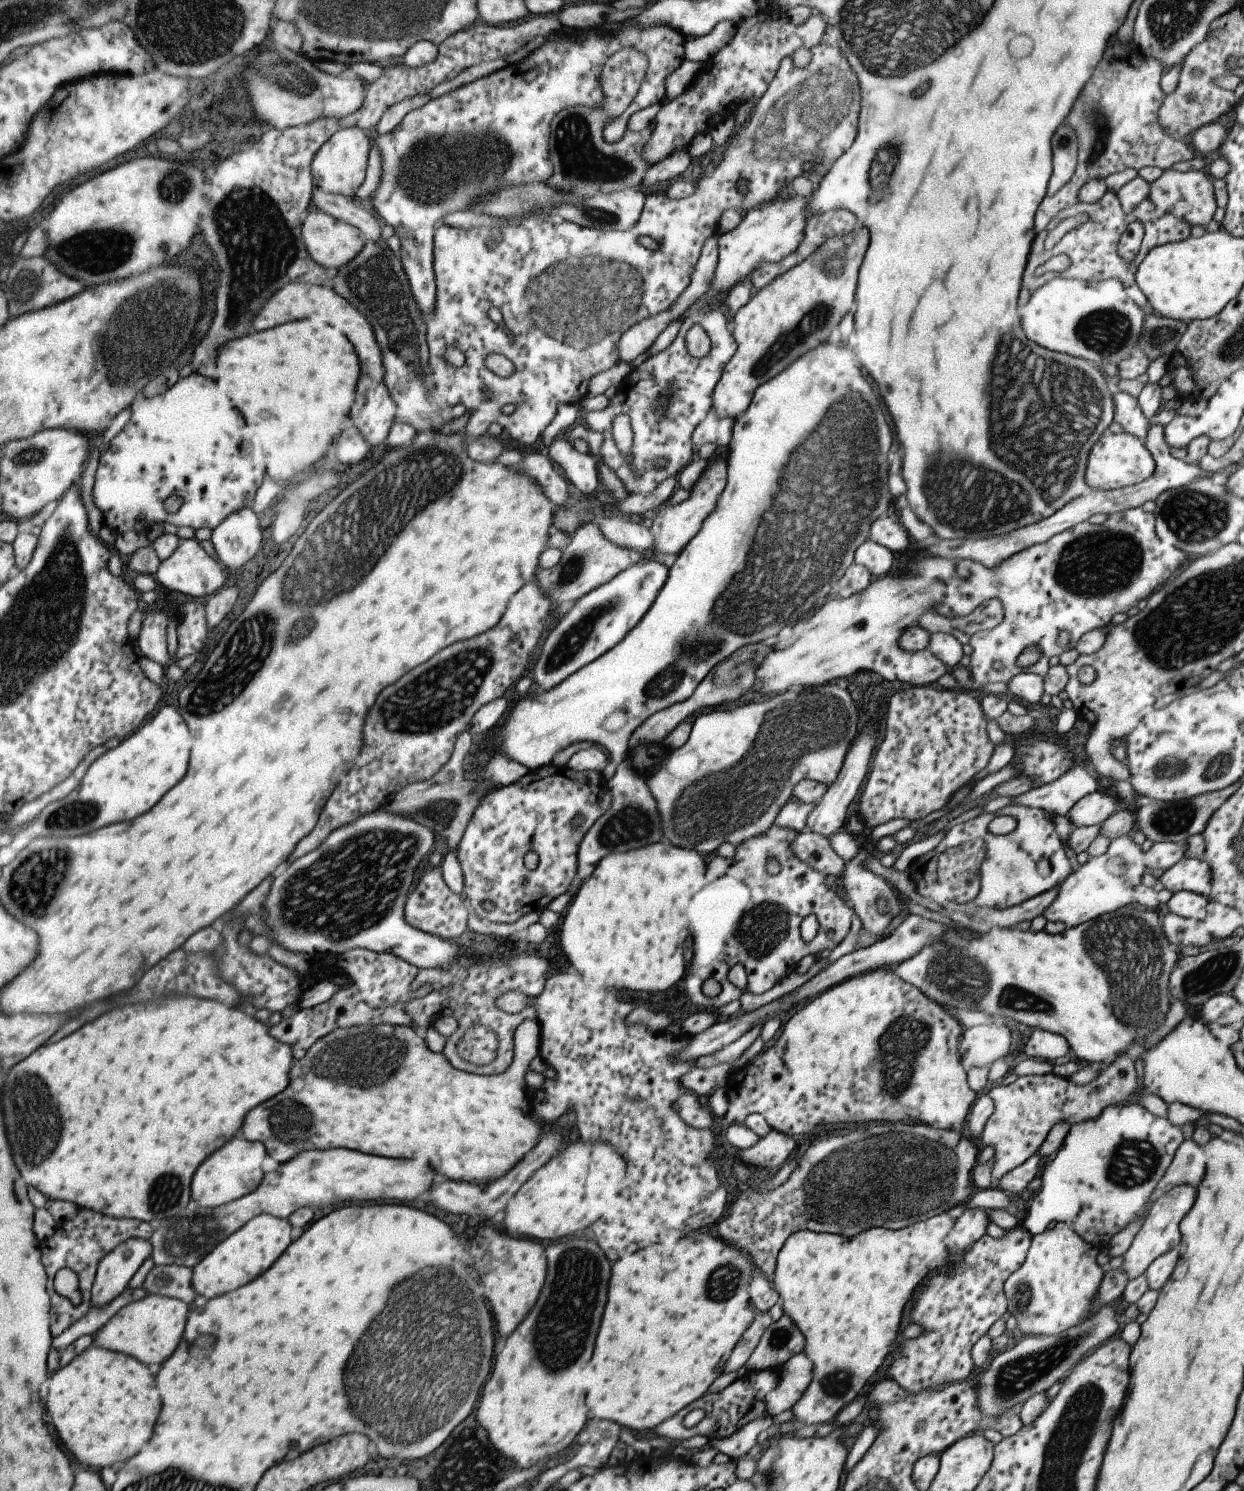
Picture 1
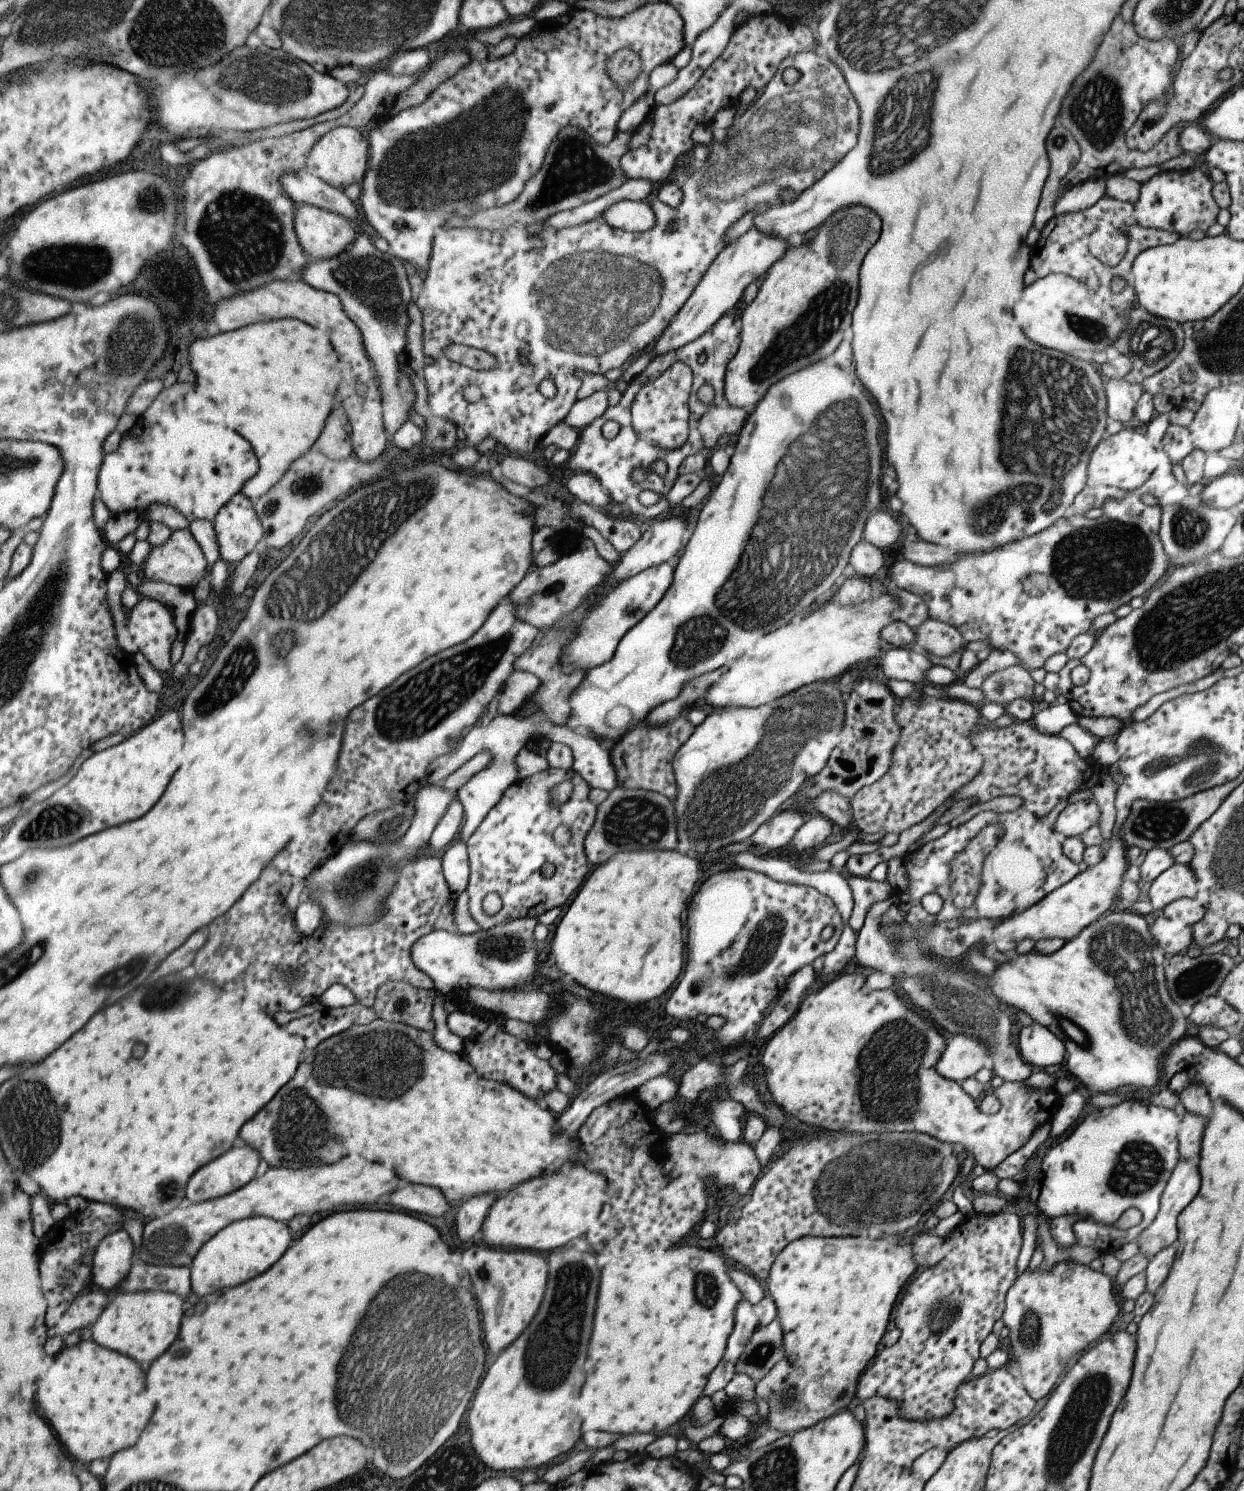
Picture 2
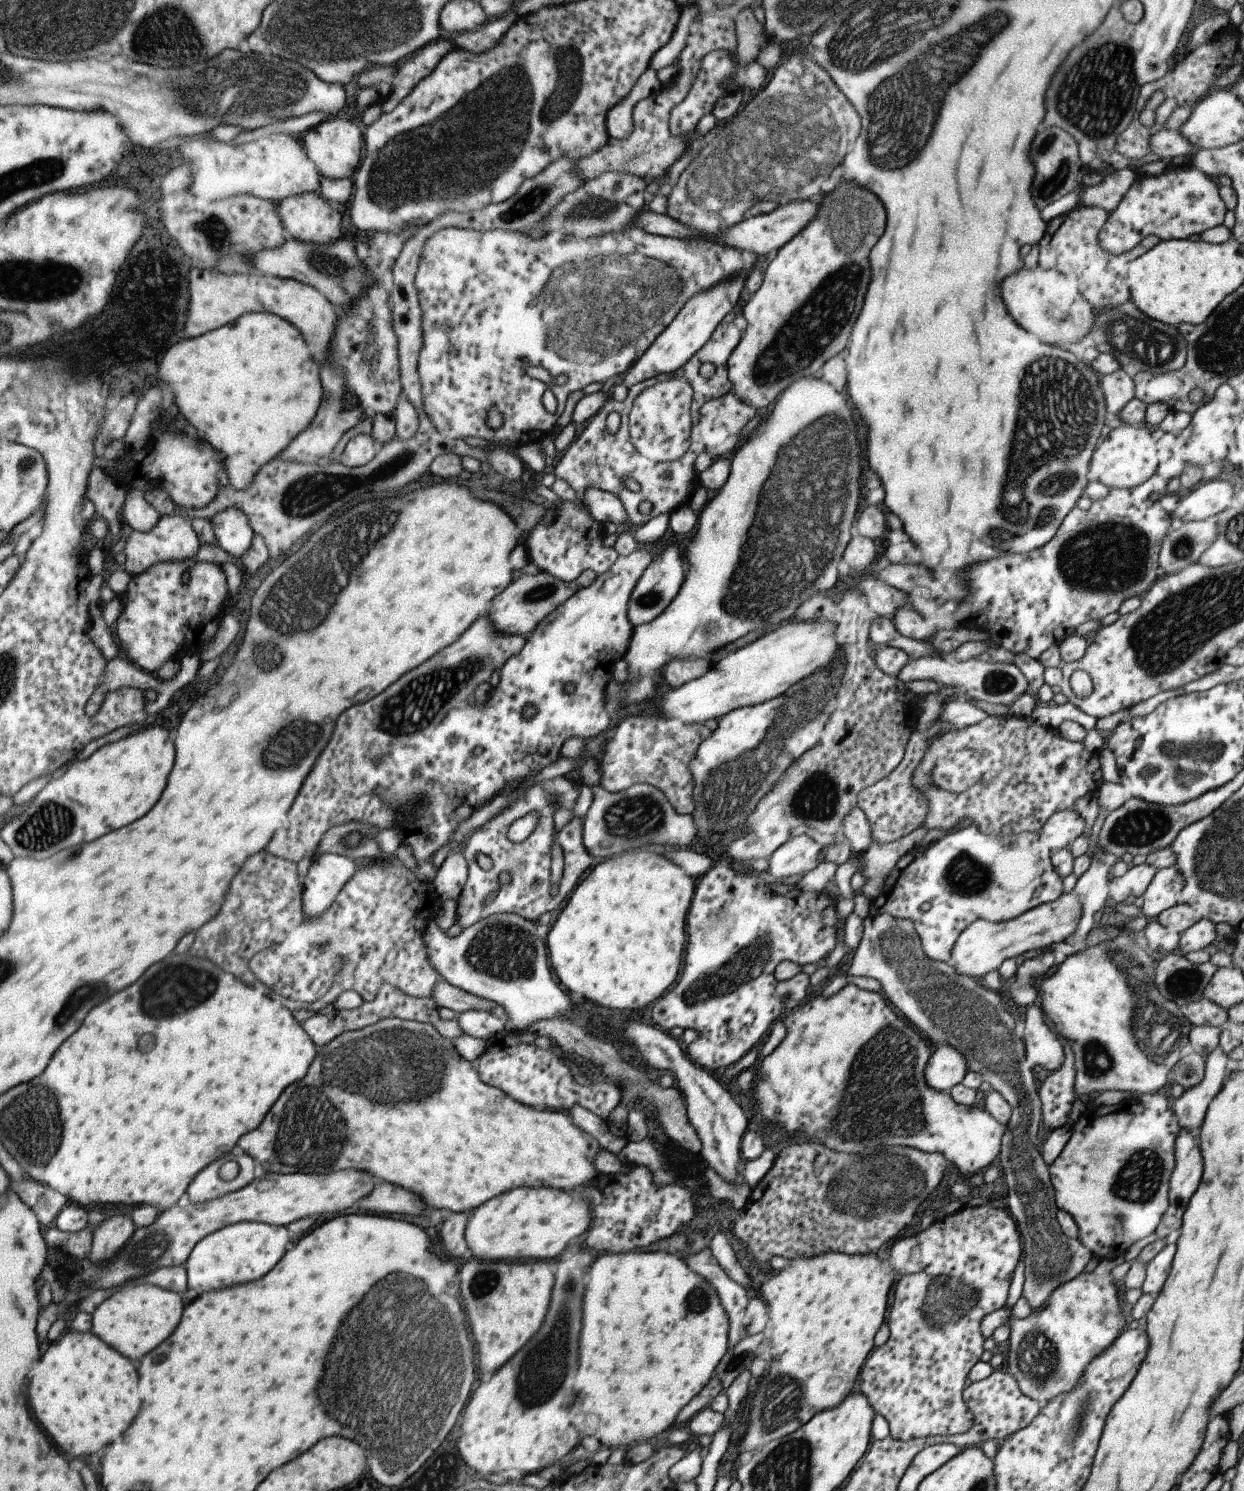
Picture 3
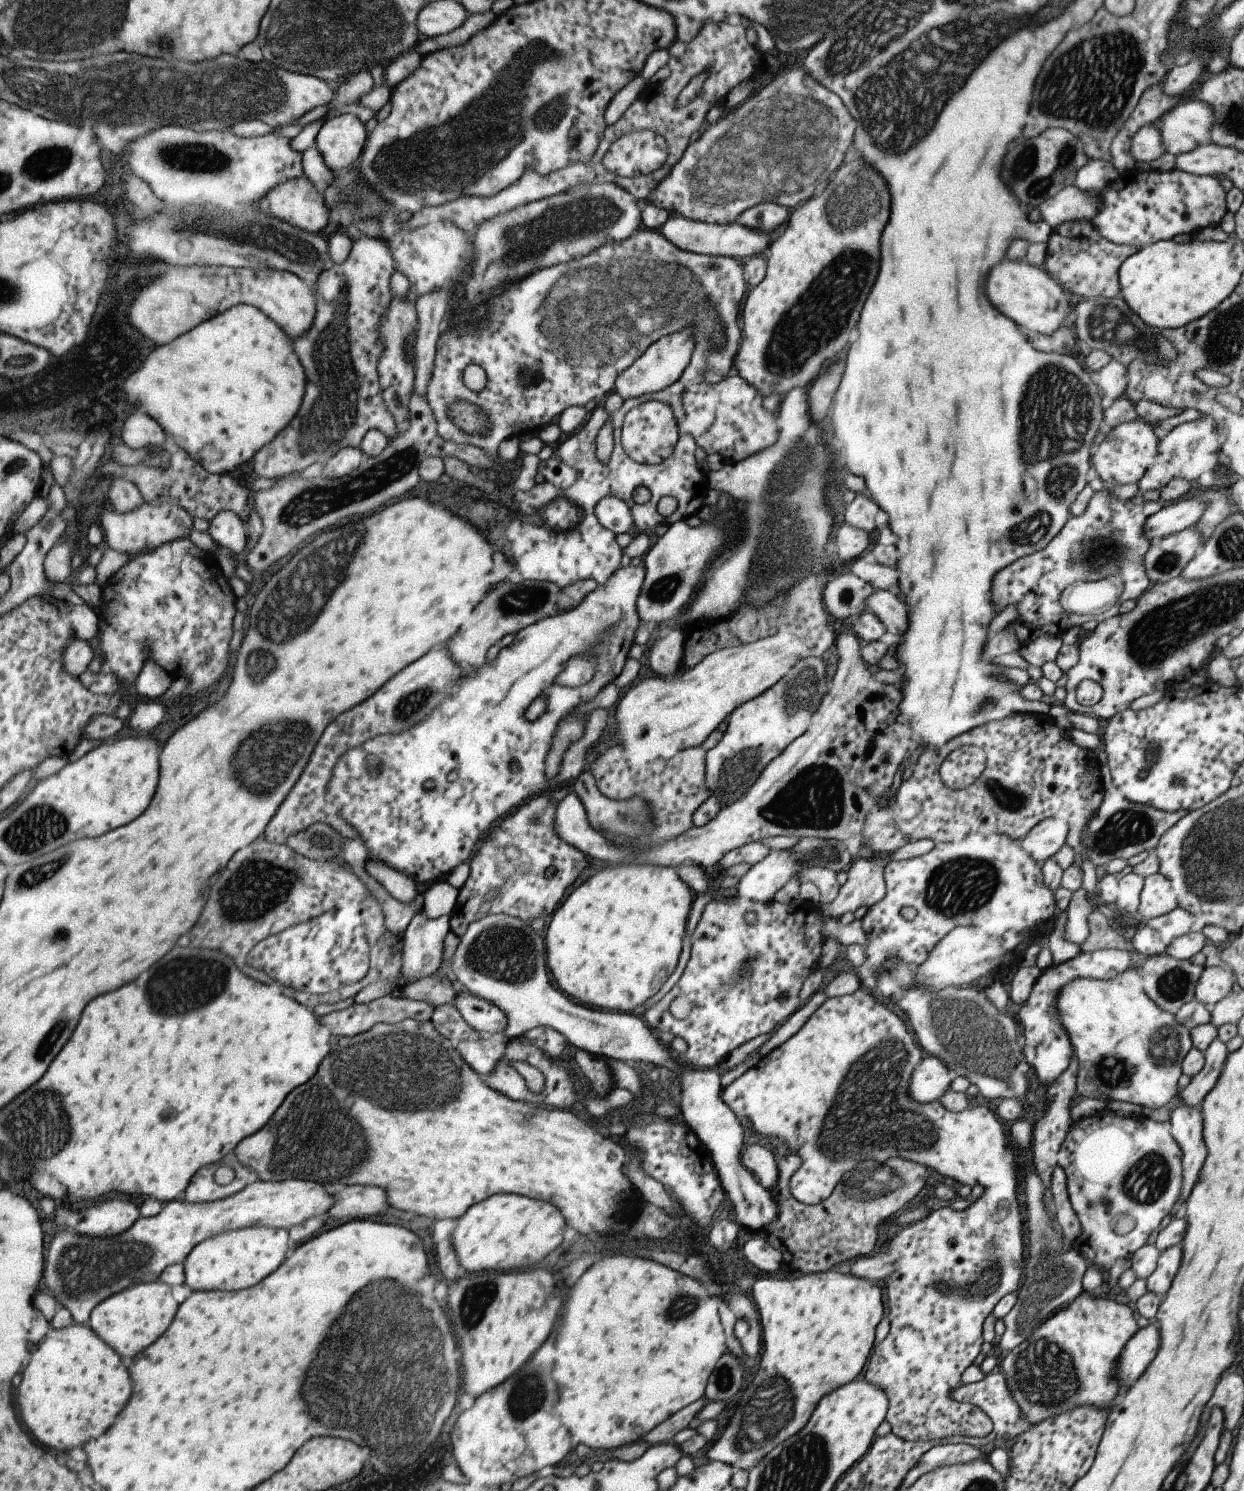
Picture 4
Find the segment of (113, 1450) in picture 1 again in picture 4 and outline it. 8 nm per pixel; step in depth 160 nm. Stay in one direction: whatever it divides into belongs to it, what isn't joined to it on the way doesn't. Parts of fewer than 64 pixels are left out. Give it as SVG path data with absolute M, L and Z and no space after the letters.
M75 1322L69 1328L51 1330L49 1336L45 1336L31 1352L31 1360L23 1374L23 1384L19 1386L17 1402L27 1428L33 1430L35 1438L47 1448L63 1452L85 1446L91 1440L97 1440L113 1426L117 1416L131 1400L135 1384L129 1376L129 1370L123 1364L123 1358L105 1342L94 1329Z

